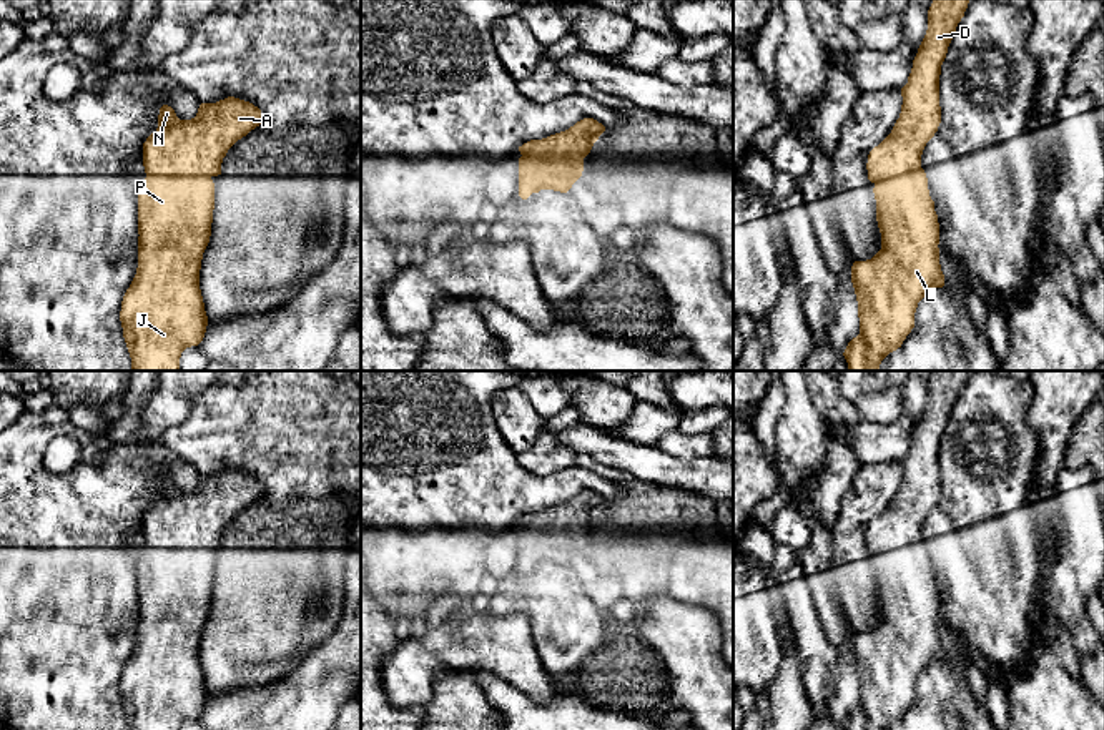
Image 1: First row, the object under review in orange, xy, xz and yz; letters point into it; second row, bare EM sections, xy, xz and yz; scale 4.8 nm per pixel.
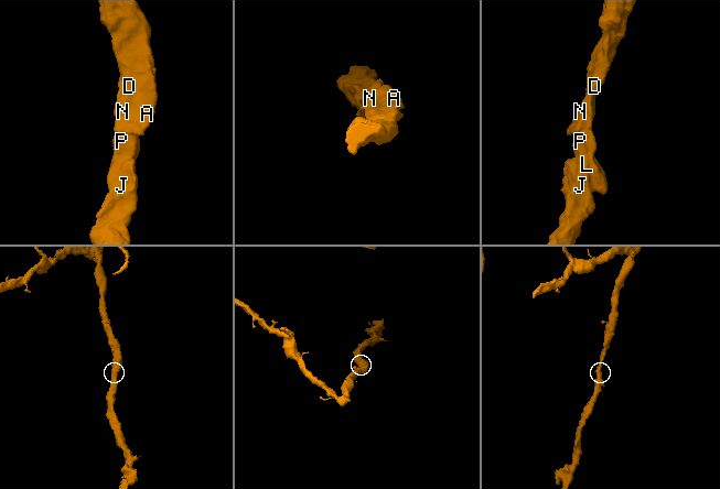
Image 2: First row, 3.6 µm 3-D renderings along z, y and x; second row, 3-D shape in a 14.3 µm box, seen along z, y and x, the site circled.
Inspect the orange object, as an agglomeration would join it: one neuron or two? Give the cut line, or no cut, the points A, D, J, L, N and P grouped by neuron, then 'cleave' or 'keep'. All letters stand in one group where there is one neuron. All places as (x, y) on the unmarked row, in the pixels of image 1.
cut none; groups A D J L N P; keep

